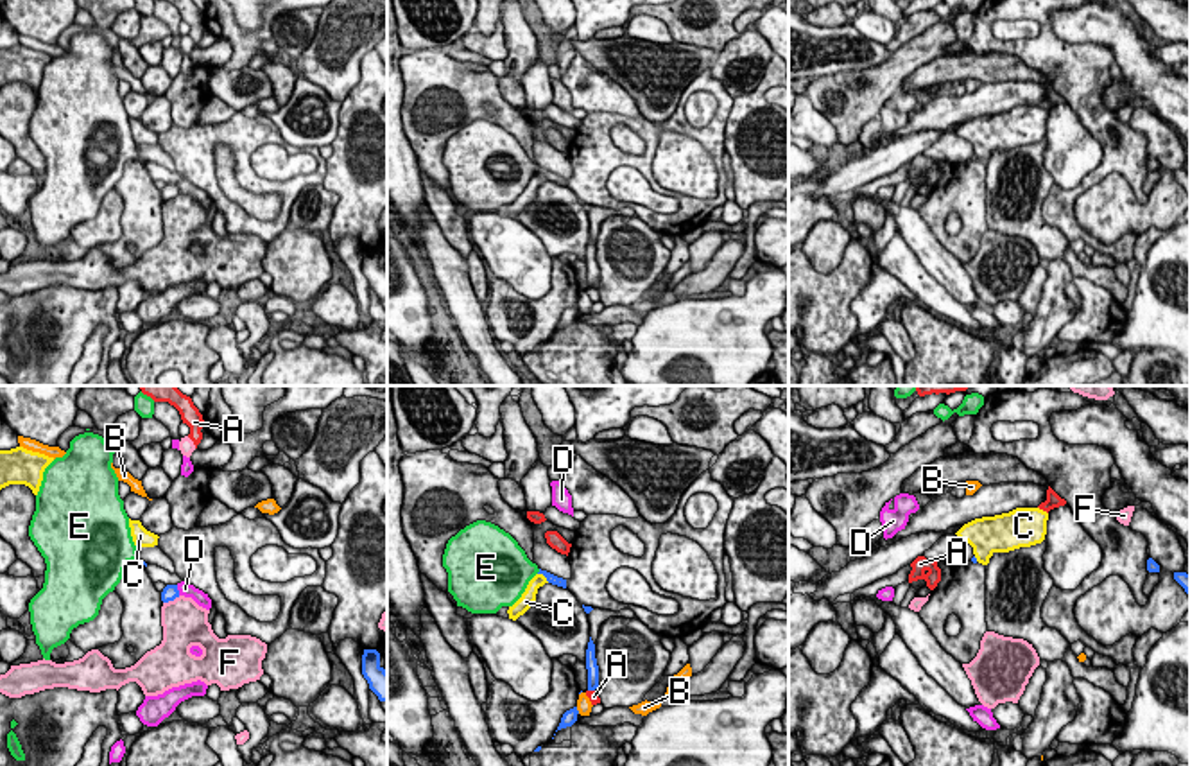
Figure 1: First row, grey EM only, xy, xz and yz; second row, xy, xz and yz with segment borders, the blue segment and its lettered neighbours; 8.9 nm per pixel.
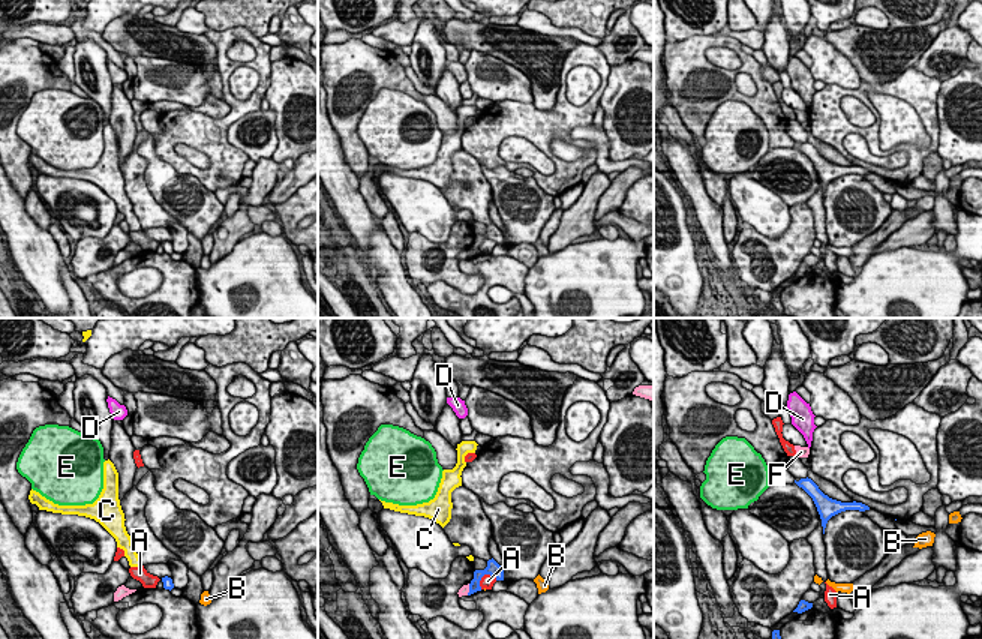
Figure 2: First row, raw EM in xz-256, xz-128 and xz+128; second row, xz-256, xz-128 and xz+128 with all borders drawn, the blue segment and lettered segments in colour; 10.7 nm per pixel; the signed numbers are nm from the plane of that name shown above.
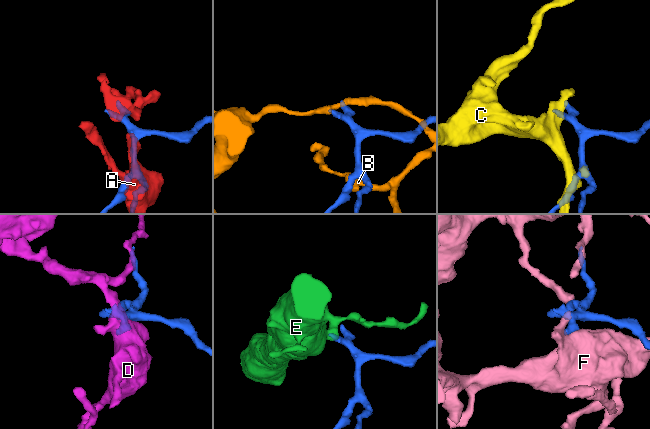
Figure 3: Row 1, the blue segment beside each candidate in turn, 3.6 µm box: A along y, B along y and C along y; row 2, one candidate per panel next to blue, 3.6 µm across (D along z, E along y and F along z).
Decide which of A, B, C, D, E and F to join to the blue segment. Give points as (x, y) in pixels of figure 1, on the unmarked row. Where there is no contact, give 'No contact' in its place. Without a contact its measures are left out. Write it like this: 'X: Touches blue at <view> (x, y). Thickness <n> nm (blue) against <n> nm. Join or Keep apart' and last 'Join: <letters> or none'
A: Touches blue at xz (592, 287). Thickness 100 nm (blue) against 100 nm. Keep apart
B: Touches blue at xz (577, 309). Thickness 130 nm (blue) against 130 nm. Keep apart
C: Touches blue at xz (543, 173). Thickness 90 nm (blue) against 130 nm. Keep apart
D: Touches blue at xy (178, 189). Thickness 140 nm (blue) against 130 nm. Keep apart
E: Touches blue at xz (540, 169). Thickness 90 nm (blue) against 340 nm. Join
F: Touches blue at xy (171, 198). Thickness 140 nm (blue) against 400 nm. Keep apart
Join: E

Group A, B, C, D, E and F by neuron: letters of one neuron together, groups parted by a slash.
A / B / C / D / E / F

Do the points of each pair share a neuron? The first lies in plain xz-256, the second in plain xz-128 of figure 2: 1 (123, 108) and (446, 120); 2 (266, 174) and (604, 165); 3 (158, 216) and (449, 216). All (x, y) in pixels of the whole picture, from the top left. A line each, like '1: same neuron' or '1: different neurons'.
1: different neurons
2: different neurons
3: different neurons

